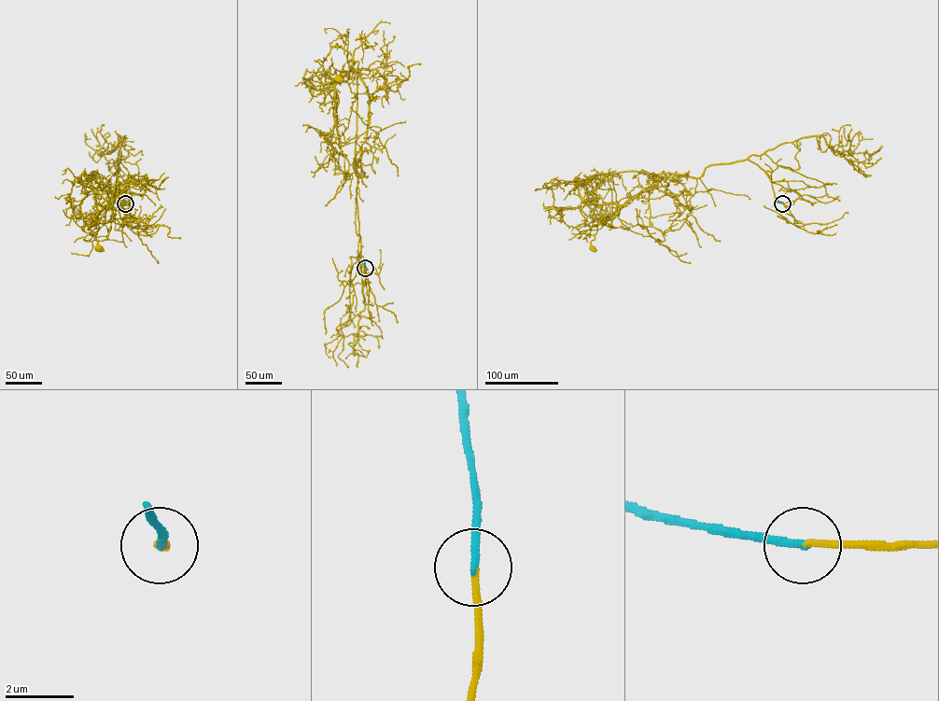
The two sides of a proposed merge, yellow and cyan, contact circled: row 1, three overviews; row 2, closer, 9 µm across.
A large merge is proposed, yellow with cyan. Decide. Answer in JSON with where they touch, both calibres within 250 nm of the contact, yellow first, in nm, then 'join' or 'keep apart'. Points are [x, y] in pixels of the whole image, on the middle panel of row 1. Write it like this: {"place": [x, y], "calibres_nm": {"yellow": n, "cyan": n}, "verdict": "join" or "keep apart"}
{"place": [365, 268], "calibres_nm": {"yellow": 180, "cyan": 240}, "verdict": "join"}

